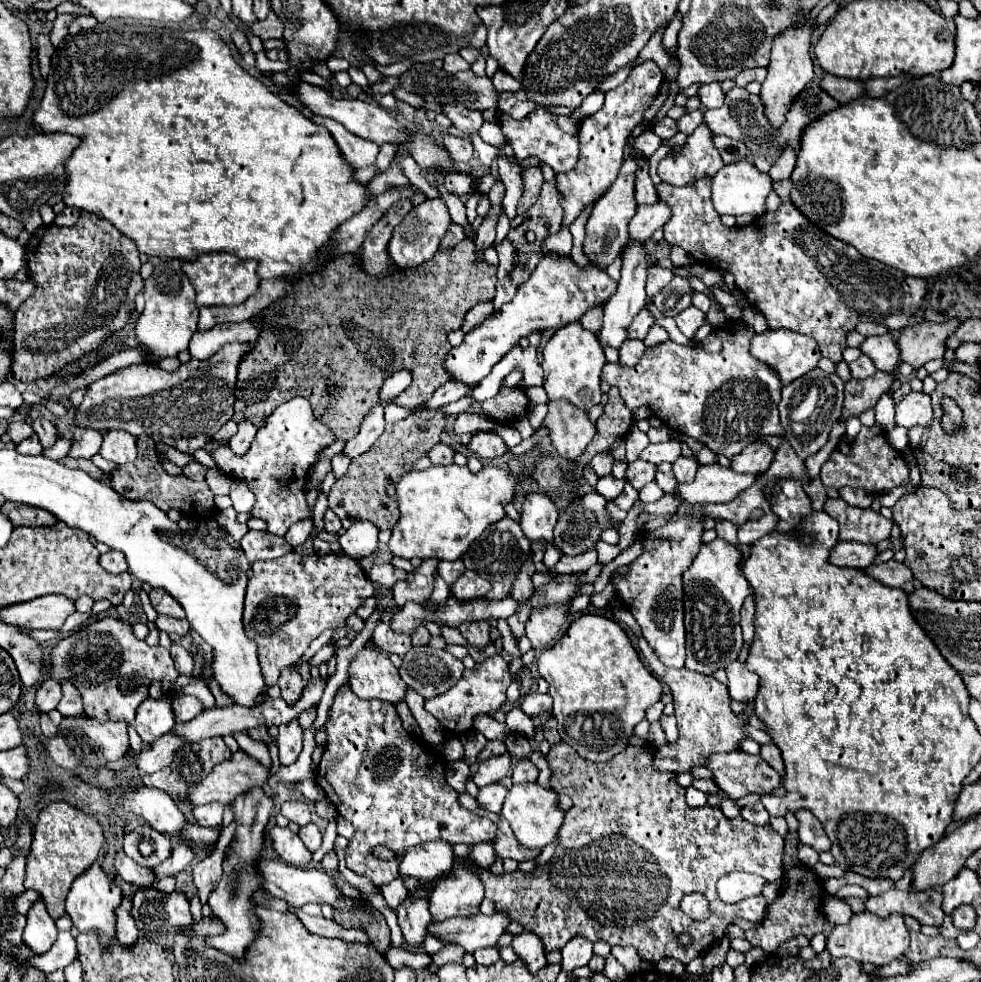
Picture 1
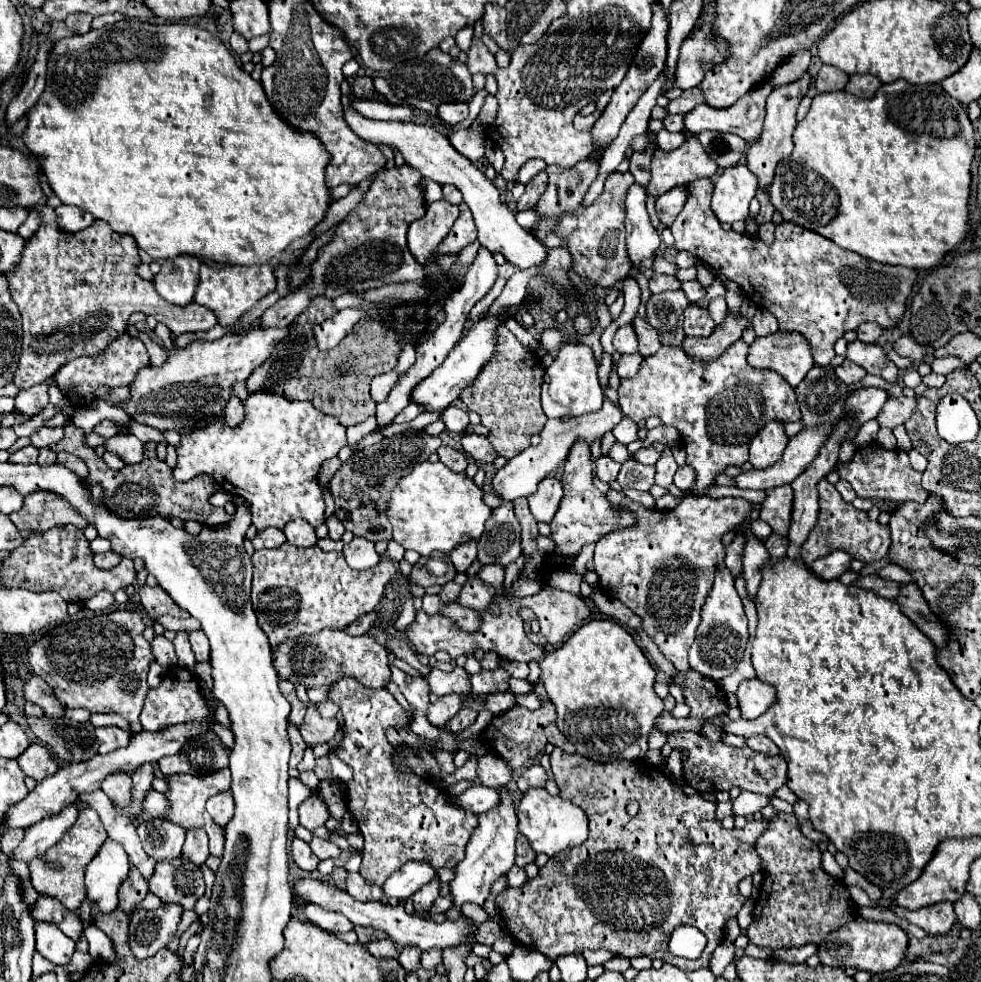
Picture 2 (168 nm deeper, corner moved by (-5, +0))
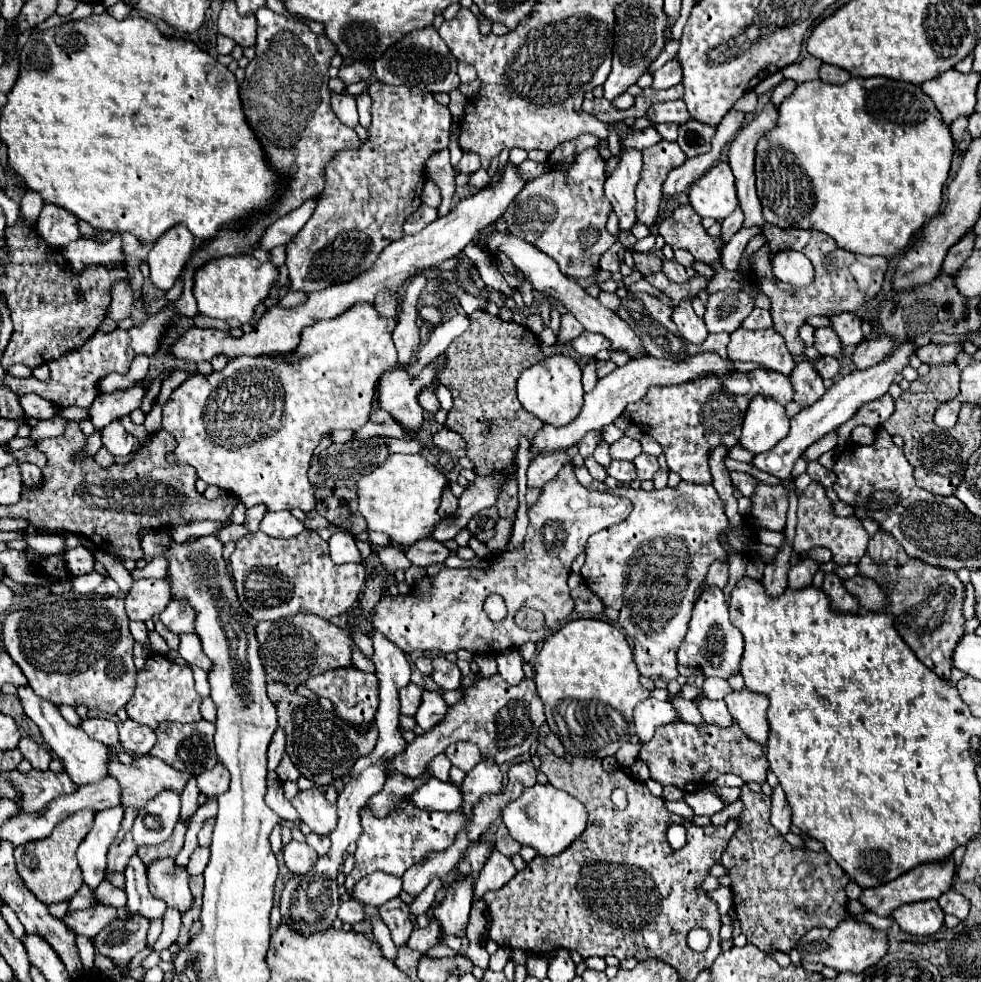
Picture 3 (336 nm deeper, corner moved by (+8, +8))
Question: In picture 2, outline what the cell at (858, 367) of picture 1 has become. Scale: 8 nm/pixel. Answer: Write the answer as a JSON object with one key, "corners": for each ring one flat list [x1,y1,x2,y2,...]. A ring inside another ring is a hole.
{"corners":[[845,358,845,362,839,368,835,368,835,374,839,376,841,382,845,382,847,386,851,386,851,384,863,380,867,376,867,370,863,370,863,366,859,366,859,364,855,364,855,362,851,362,851,360]]}

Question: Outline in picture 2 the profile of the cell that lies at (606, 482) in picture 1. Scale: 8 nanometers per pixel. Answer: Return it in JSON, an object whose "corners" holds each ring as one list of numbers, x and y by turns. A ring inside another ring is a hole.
{"corners":[[601,456,599,460,595,460,595,474,603,480,603,482,613,482,617,480,617,474,619,474,619,468,621,464,617,464,615,460,611,460,609,456]]}

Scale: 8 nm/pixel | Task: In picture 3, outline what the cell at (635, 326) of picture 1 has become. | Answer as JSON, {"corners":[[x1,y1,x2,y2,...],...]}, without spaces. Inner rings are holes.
{"corners":[[580,334,574,342,572,342,572,348,580,354,580,356,586,356,586,358,594,358,596,352,600,350,608,350,608,342,606,338,602,338,602,334]]}

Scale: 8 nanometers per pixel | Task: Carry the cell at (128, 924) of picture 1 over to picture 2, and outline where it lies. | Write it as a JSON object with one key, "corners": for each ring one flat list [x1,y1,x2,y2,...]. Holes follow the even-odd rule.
{"corners":[[131,866,127,880,119,888,119,908,125,914,131,914,141,904,141,900,145,898,147,892,149,892,149,888,147,888,145,878,139,874,139,870,135,870,135,866]]}

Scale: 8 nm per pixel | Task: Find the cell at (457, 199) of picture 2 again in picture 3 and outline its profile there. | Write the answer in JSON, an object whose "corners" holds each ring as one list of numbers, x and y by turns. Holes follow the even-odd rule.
{"corners":[[428,180,426,186,424,186,424,192,422,192,422,204,426,206,432,206,432,208,438,208,440,206,440,188]]}

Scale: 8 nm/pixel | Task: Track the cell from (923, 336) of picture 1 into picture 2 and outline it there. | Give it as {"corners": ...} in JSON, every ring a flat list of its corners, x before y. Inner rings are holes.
{"corners":[[901,336,895,344,893,344,895,352,901,354,901,356,907,356,915,362,921,362,923,356,925,356,925,348,919,346,919,342,913,338,913,336]]}

